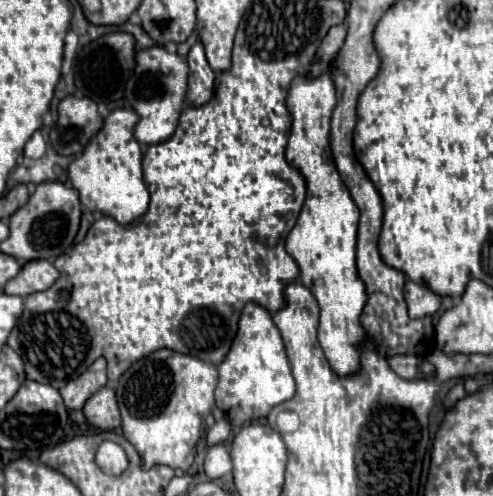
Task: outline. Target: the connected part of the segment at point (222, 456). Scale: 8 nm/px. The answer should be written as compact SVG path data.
M216 444L206 452L204 458L204 472L210 480L222 478L232 470L232 458L230 458L230 448L226 444Z

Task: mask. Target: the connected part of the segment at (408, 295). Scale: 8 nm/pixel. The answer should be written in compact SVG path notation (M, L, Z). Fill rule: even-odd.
M408 280L404 286L404 298L408 304L410 318L422 318L422 316L434 314L442 302L440 294L436 294L428 286L416 284L412 280Z

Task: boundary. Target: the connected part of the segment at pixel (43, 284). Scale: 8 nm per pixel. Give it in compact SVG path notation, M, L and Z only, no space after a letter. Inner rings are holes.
M32 260L24 264L6 286L6 294L16 294L16 296L28 296L40 290L48 290L58 278L58 270L48 262L48 260Z

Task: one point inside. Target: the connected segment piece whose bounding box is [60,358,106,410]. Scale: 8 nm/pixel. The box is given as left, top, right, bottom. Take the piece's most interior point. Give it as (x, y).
(75, 393)

